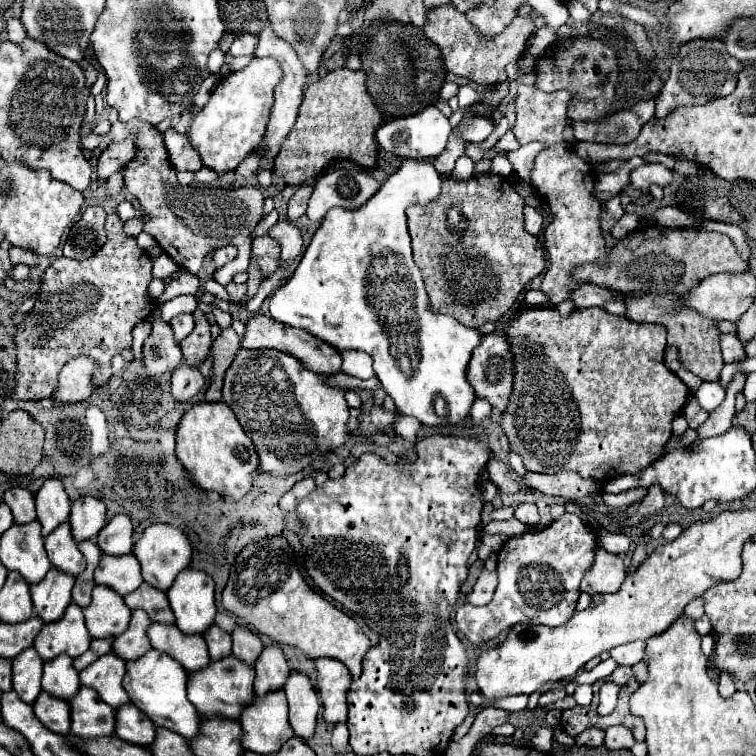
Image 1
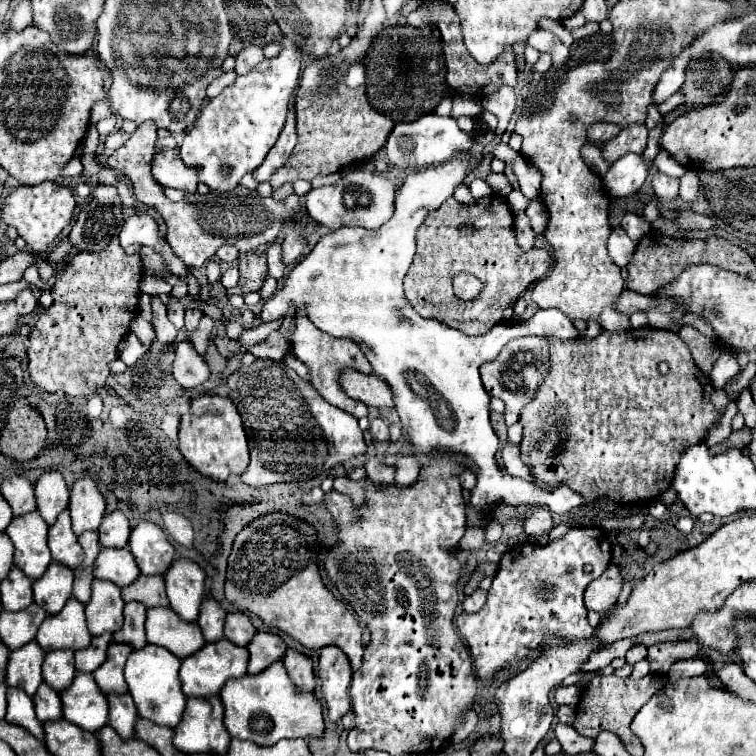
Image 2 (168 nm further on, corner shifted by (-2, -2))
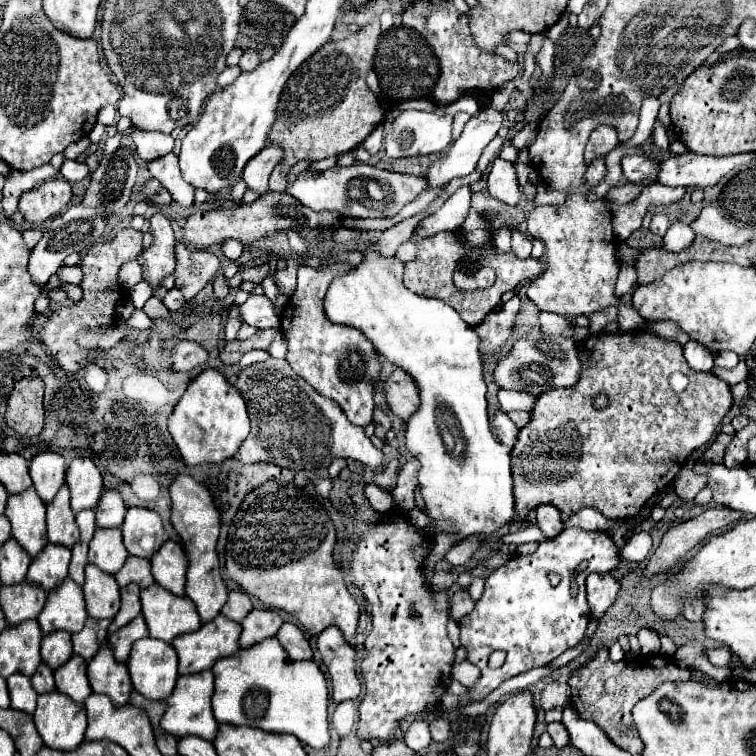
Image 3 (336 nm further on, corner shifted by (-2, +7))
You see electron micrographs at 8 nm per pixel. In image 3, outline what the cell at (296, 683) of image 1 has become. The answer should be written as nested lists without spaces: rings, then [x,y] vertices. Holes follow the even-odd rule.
[[[285,622],[277,632],[277,640],[281,642],[281,646],[285,648],[291,660],[311,660],[313,658],[309,642],[305,640],[303,632],[295,624]]]

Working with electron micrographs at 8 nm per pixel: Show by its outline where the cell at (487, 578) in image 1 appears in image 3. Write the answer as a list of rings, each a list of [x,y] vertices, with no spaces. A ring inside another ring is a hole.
[[[467,590],[455,592],[453,598],[451,598],[451,610],[449,610],[449,612],[451,612],[451,618],[453,618],[453,620],[463,618],[465,614],[469,614],[469,610],[473,610],[473,606],[475,606],[475,602],[473,602],[473,598],[469,596]]]

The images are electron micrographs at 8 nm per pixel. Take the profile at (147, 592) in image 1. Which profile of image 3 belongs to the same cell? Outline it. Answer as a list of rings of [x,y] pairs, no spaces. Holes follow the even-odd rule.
[[[131,556],[125,566],[115,574],[115,580],[117,584],[123,588],[127,584],[137,584],[139,588],[149,588],[155,584],[153,580],[153,574],[151,574],[151,562],[145,560],[145,558],[137,558],[137,556]]]

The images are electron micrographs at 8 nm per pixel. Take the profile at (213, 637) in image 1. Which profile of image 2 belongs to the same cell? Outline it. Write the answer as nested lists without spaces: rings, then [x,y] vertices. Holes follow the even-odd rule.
[[[211,595],[205,597],[205,605],[201,605],[201,617],[197,619],[197,625],[203,631],[203,637],[207,641],[217,641],[223,637],[223,623],[225,623],[225,609],[221,603],[217,603]]]

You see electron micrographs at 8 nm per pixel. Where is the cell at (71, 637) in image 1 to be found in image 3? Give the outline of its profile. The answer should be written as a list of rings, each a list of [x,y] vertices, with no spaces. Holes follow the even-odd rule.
[[[65,580],[65,584],[57,592],[47,594],[47,604],[37,618],[43,634],[51,634],[57,630],[65,630],[69,634],[81,632],[85,624],[85,600],[81,586],[73,584],[73,580]]]

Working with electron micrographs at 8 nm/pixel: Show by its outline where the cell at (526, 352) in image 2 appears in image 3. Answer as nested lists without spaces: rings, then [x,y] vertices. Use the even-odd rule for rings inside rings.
[[[533,332],[527,338],[519,338],[513,348],[497,362],[493,378],[499,388],[521,390],[539,396],[551,388],[573,386],[579,378],[579,358],[575,340],[563,336],[551,336],[543,332]]]

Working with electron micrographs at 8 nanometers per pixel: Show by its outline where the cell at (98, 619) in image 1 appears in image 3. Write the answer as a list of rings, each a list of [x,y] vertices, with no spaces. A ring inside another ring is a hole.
[[[87,564],[83,594],[87,602],[87,614],[91,618],[115,618],[121,608],[121,596],[115,576],[101,572],[97,566]]]

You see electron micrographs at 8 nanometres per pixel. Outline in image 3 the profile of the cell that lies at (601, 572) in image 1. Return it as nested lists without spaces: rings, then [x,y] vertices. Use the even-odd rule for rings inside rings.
[[[589,574],[587,576],[587,600],[591,606],[591,616],[601,618],[607,608],[615,602],[619,594],[619,582],[613,578],[613,574]]]

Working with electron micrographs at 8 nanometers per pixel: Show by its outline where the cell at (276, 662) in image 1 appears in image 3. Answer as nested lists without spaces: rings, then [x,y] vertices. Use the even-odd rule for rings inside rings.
[[[253,608],[249,612],[249,616],[241,622],[241,648],[251,648],[259,642],[263,642],[265,638],[273,638],[277,634],[277,630],[281,628],[283,620],[279,614],[273,614],[273,610],[265,610],[265,608]]]

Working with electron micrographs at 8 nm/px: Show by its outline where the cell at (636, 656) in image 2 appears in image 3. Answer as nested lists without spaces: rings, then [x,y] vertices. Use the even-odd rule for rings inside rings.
[[[641,628],[637,632],[637,640],[641,644],[641,654],[643,656],[655,656],[659,654],[659,634],[649,630],[649,628]]]

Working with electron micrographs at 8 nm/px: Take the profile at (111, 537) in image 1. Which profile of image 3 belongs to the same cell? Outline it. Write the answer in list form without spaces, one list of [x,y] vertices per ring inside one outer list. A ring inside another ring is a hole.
[[[105,492],[97,504],[97,526],[99,528],[119,528],[125,520],[127,508],[123,504],[123,498],[119,492]]]

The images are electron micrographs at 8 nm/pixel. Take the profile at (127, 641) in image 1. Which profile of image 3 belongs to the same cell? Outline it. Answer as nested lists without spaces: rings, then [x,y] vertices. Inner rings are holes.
[[[129,584],[125,588],[121,588],[121,610],[119,614],[113,618],[111,626],[109,626],[109,634],[117,632],[119,628],[123,628],[125,624],[129,624],[131,620],[135,620],[141,614],[141,600],[139,600],[139,588],[137,584]]]

